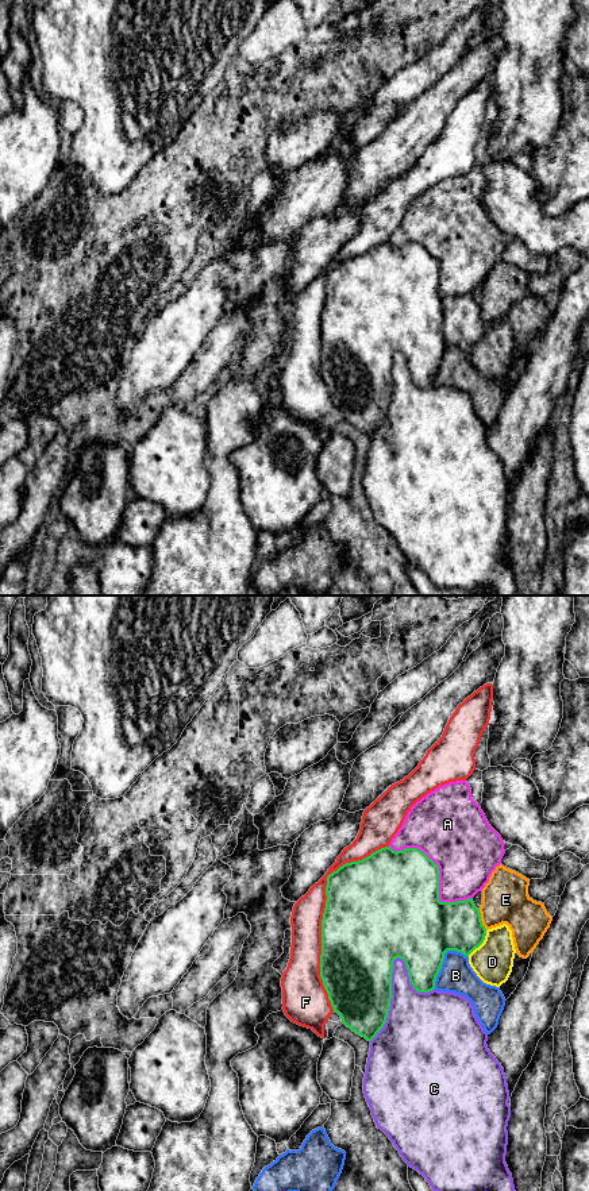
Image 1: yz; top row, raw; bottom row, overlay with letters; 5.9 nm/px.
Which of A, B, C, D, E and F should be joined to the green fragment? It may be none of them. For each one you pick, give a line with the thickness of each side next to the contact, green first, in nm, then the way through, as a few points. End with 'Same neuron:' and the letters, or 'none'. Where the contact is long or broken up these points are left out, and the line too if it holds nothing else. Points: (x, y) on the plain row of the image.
Same neuron: none

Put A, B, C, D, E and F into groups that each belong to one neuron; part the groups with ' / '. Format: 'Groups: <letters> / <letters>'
Groups: A / B D E / C / F

